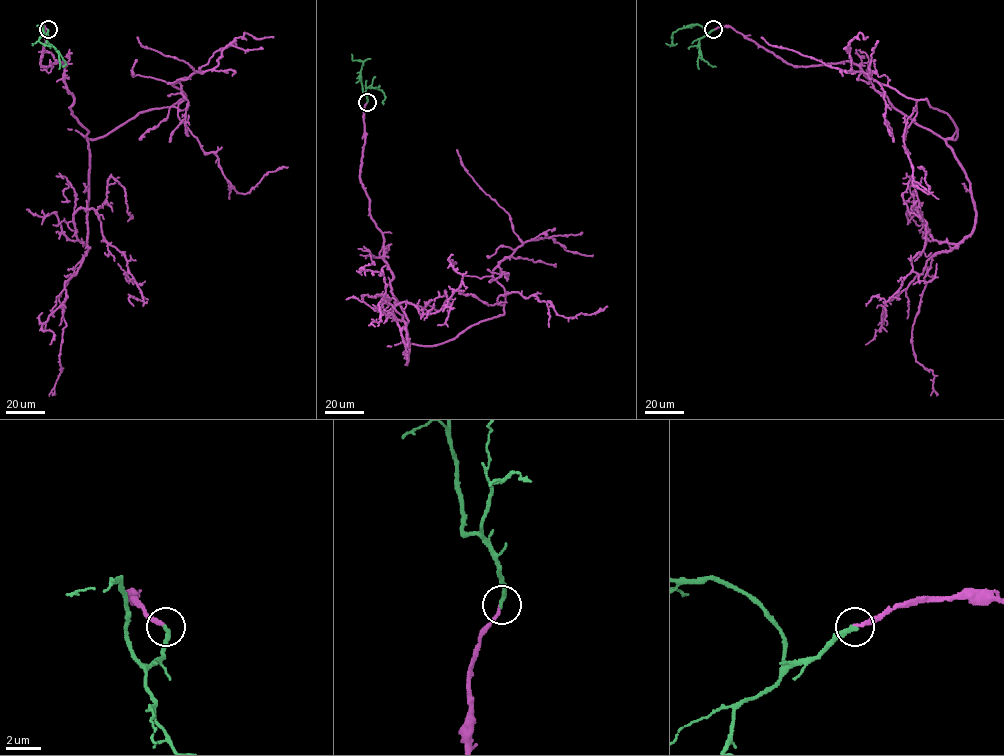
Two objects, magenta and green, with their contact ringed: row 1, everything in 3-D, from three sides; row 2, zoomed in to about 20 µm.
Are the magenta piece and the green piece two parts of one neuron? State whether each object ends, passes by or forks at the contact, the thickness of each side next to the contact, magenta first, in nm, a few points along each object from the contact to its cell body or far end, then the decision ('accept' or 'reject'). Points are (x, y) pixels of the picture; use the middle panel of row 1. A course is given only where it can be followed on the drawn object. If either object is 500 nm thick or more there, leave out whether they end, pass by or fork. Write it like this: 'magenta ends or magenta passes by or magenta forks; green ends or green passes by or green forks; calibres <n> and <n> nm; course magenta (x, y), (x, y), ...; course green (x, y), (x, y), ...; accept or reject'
magenta ends; green ends; calibres 180 and 240 nm; course magenta (367, 102), (360, 178), (407, 320), (406, 364), (393, 308), (438, 312), (462, 279), (453, 254); course green (367, 101), (362, 84), (363, 62), (358, 61), (370, 58); accept

